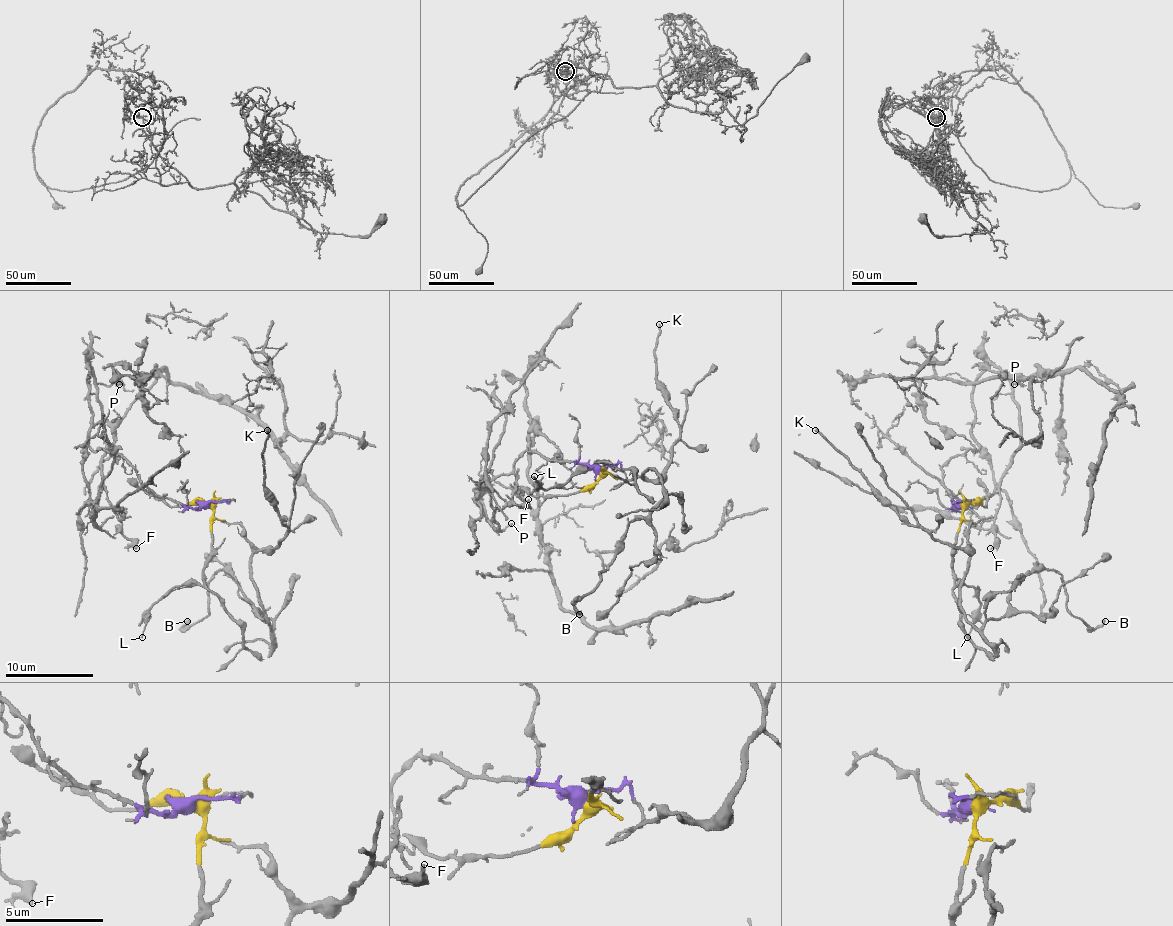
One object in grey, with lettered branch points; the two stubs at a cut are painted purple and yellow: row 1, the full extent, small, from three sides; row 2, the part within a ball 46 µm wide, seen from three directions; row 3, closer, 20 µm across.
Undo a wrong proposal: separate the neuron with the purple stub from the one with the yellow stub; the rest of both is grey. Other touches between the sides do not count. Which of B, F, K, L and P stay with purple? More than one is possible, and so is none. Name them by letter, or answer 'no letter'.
F, P

